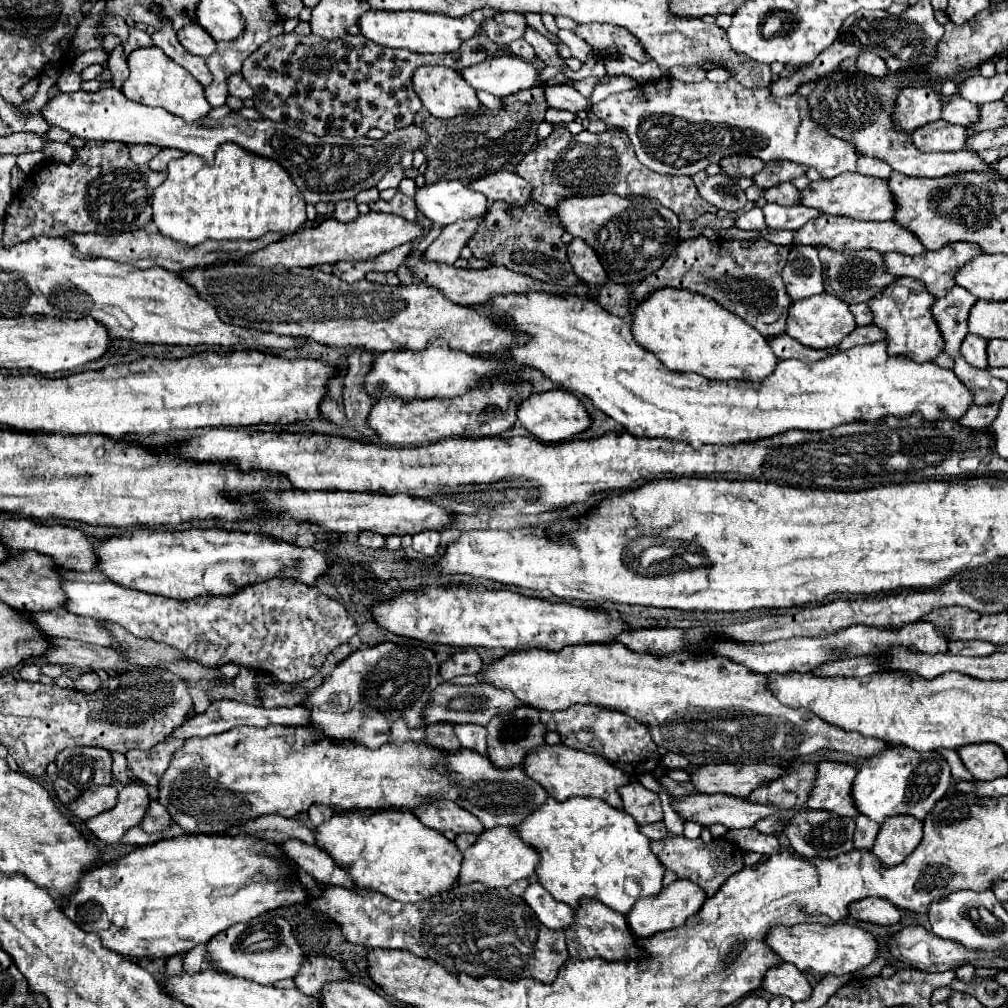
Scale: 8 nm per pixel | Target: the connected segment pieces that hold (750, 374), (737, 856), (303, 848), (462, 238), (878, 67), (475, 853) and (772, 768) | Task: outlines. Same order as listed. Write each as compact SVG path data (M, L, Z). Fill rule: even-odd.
M660 287L632 311L634 341L654 353L672 371L694 371L708 379L750 379L768 377L778 359L768 341L748 327L738 315L720 307L716 301L684 289Z
M668 833L660 841L652 841L650 847L666 869L672 869L678 875L678 879L688 879L700 885L706 897L712 897L720 889L720 885L726 883L730 875L744 869L742 849L740 847L736 849L728 839L712 839L710 843L704 843L702 839L686 839L684 835Z
M286 839L284 843L280 843L282 851L296 863L300 865L308 875L312 875L318 883L328 883L328 885L340 885L340 887L352 887L358 889L352 881L352 877L348 875L348 871L344 871L342 867L338 867L330 855L326 855L324 851L300 843L296 839Z
M462 219L460 223L452 223L442 229L440 237L426 249L424 257L428 261L440 261L452 265L458 257L460 251L468 245L468 239L478 231L478 225L484 219Z
M864 53L858 57L858 63L856 67L862 71L862 73L868 73L872 77L884 77L888 75L888 67L884 63L884 59L872 55L872 53Z
M510 827L486 829L478 837L478 841L464 851L462 869L456 883L458 885L484 883L488 887L510 887L518 879L528 879L538 863L540 863L540 855L532 847L528 847L522 839L518 839L514 829Z
M718 763L708 767L696 767L690 771L690 783L696 793L724 793L732 797L746 799L756 787L762 783L784 775L786 771L776 765L734 765L734 763Z

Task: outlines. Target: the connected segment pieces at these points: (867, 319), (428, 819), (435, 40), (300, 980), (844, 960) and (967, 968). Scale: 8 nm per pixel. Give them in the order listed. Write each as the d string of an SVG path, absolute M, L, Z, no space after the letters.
M856 303L856 305L850 305L850 311L856 319L858 325L870 325L872 323L872 311L868 309L866 303Z
M436 799L436 803L428 803L424 807L414 807L410 809L412 813L418 815L418 819L436 831L454 831L454 833L476 833L480 835L484 831L482 823L470 813L458 807L452 801L442 801Z
M490 7L472 11L464 17L448 17L440 13L422 13L422 11L366 11L358 19L360 33L384 47L394 47L394 49L408 49L414 53L452 53L464 43L466 39L474 37L478 33L478 25L492 17L496 11Z
M308 957L300 971L294 975L294 983L296 989L300 989L304 995L318 995L318 991L322 989L324 983L328 981L340 981L340 979L348 979L348 973L344 971L342 963L336 963L334 959L328 957Z
M798 923L792 927L776 925L768 929L764 943L782 961L796 965L806 975L812 975L812 971L818 975L848 975L866 967L872 959L876 959L878 953L878 943L872 933L846 923L836 923L832 927L822 923Z
M962 965L956 969L956 979L964 983L972 983L976 979L976 969L972 965Z

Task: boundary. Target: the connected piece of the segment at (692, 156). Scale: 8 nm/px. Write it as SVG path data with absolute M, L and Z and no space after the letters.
M662 77L658 81L640 83L630 91L622 91L610 95L608 99L600 101L592 107L594 117L602 119L608 127L620 127L632 139L634 151L638 161L664 175L686 175L692 177L698 171L704 171L710 163L718 163L726 155L752 155L768 161L794 161L804 167L816 169L824 179L832 179L840 173L854 173L856 171L856 153L854 147L842 139L828 135L824 129L810 119L808 103L800 95L790 97L774 97L768 89L748 89L742 87L736 79L728 79L726 83L684 83L674 77Z

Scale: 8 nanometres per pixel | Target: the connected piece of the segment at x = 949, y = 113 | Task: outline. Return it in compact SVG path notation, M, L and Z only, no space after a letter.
M954 95L952 99L948 99L942 107L942 119L946 123L952 125L970 125L974 121L978 121L978 105L960 99L960 95Z

